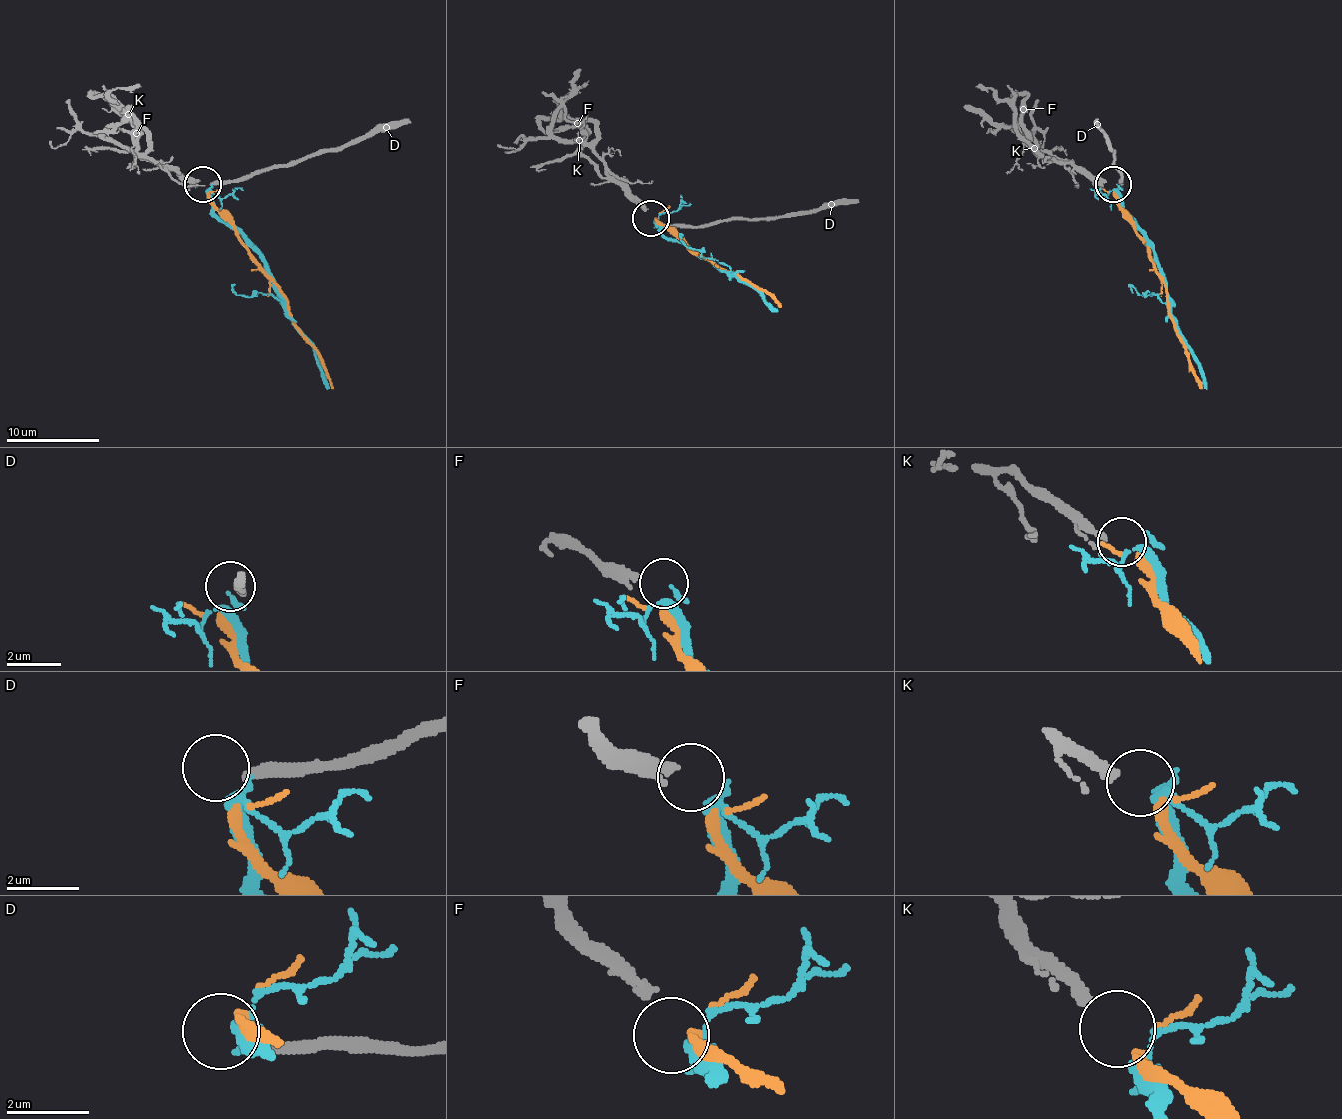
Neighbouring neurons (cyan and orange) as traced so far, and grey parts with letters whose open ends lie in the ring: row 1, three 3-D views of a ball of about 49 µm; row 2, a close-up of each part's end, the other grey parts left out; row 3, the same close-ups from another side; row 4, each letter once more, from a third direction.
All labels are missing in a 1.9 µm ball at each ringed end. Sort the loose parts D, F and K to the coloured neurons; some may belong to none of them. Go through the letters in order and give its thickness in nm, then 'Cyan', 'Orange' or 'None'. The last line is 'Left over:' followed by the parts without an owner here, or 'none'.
D: Thickness 320 nm. None
F: Thickness 300 nm. Cyan
K: Thickness 280 nm. Orange
Left over: D

